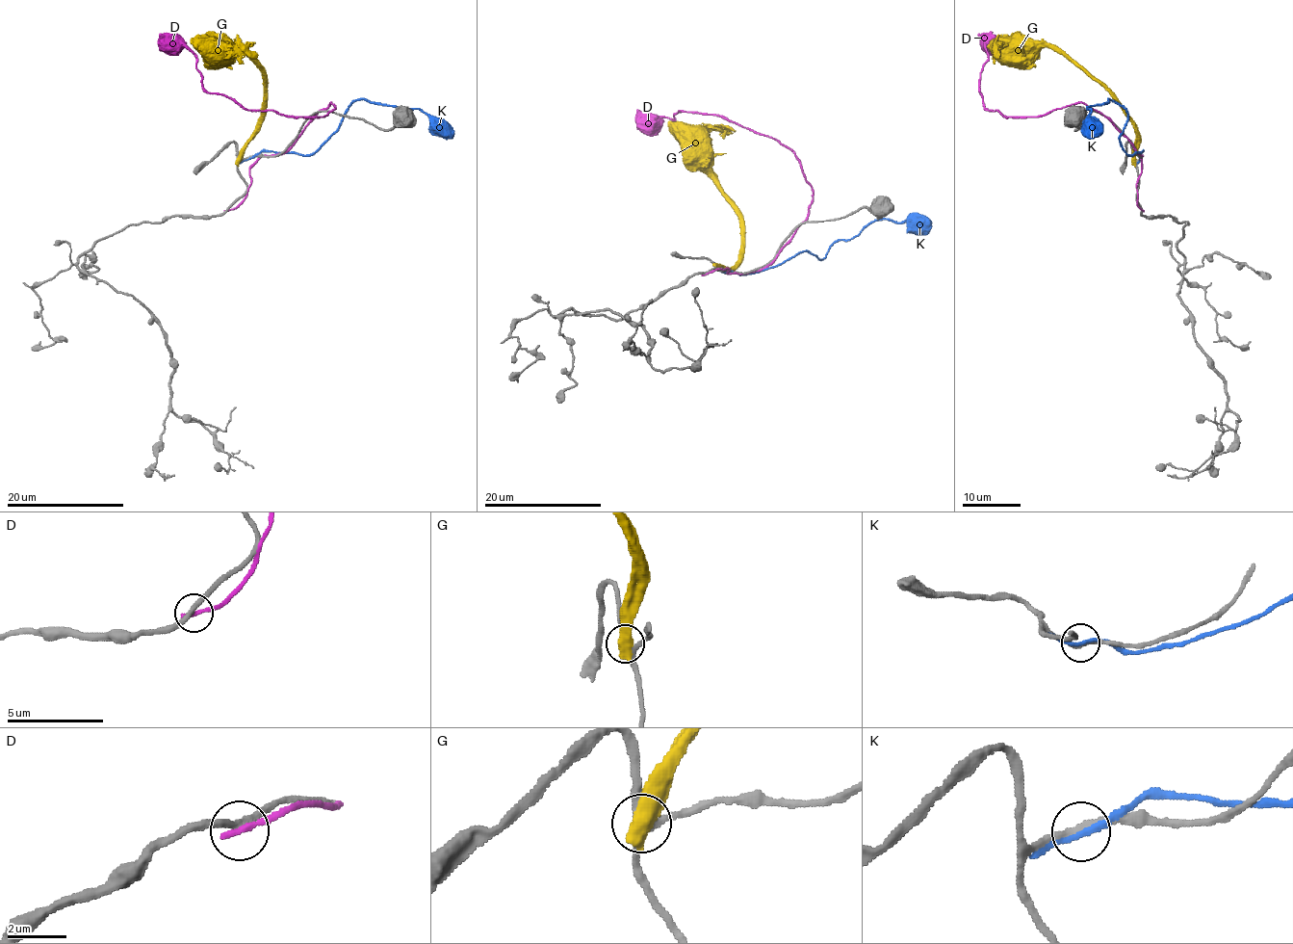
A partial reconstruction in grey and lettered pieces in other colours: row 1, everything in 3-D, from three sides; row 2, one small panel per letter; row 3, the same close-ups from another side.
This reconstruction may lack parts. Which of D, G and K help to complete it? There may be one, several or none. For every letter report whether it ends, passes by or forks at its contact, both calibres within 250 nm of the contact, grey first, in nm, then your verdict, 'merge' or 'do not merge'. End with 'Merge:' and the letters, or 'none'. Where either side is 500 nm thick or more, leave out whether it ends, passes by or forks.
D: it ends | 240/240 nm | do not merge
G: 220/750 nm | do not merge
K: it passes by | 200/180 nm | do not merge
Merge: none

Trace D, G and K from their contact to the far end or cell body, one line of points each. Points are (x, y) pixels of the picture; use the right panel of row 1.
D: (1143, 210), (1137, 197), (1141, 155), (1106, 118), (1073, 103), (1030, 116), (985, 107), (983, 45), (996, 42)
G: (1134, 160), (1135, 129), (1128, 113), (1098, 81), (1062, 54), (1039, 44), (1002, 44), (997, 47), (999, 57)
K: (1140, 158), (1143, 151), (1132, 155), (1121, 144), (1126, 112), (1110, 100), (1087, 109), (1096, 137)

